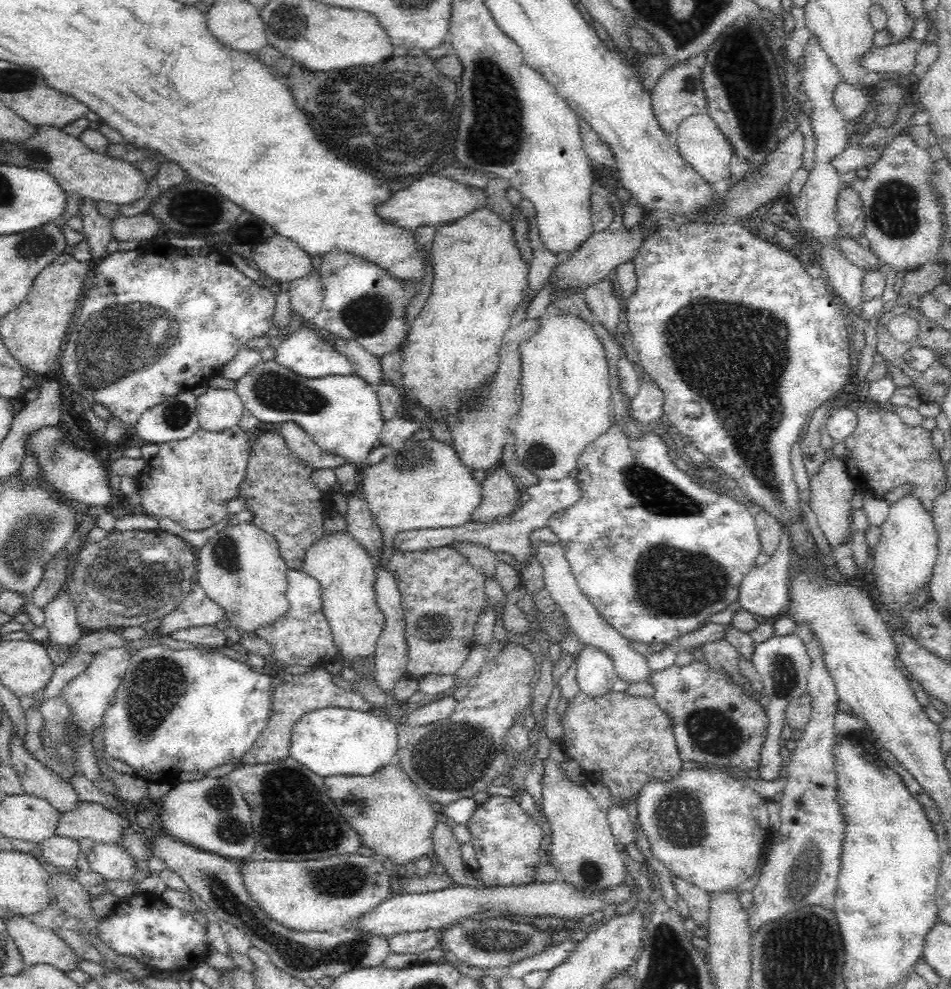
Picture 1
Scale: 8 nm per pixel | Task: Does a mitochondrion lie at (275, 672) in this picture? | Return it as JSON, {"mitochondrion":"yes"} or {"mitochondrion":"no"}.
{"mitochondrion":"no"}

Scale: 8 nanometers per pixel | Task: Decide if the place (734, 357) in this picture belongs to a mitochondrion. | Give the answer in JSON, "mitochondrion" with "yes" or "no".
{"mitochondrion":"yes"}

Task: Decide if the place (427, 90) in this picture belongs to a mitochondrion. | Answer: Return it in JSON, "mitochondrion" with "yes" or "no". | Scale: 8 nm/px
{"mitochondrion":"yes"}

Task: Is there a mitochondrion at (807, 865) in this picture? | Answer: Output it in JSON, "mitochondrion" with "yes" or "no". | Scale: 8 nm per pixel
{"mitochondrion":"yes"}

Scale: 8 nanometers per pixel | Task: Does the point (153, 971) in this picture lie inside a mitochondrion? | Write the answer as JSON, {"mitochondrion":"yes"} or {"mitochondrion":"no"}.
{"mitochondrion":"no"}

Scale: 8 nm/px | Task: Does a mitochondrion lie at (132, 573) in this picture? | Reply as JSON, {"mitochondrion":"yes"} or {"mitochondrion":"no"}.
{"mitochondrion":"yes"}

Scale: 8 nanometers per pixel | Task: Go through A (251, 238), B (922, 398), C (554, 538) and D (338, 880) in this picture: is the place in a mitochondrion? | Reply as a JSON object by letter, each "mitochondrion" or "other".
{"A":"other","B":"other","C":"other","D":"mitochondrion"}

